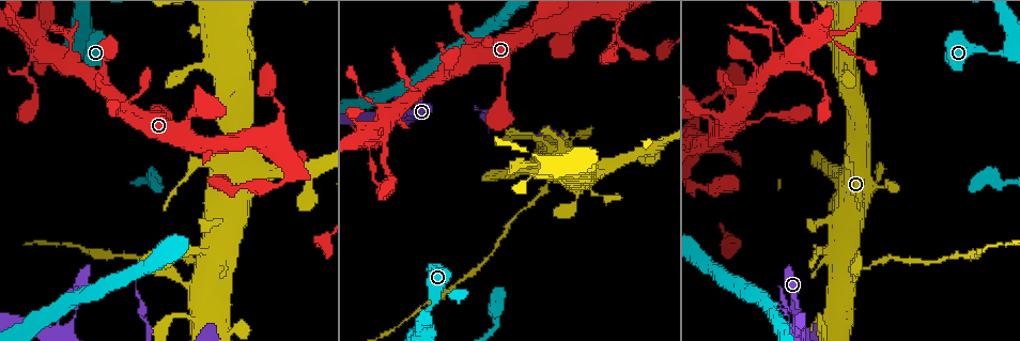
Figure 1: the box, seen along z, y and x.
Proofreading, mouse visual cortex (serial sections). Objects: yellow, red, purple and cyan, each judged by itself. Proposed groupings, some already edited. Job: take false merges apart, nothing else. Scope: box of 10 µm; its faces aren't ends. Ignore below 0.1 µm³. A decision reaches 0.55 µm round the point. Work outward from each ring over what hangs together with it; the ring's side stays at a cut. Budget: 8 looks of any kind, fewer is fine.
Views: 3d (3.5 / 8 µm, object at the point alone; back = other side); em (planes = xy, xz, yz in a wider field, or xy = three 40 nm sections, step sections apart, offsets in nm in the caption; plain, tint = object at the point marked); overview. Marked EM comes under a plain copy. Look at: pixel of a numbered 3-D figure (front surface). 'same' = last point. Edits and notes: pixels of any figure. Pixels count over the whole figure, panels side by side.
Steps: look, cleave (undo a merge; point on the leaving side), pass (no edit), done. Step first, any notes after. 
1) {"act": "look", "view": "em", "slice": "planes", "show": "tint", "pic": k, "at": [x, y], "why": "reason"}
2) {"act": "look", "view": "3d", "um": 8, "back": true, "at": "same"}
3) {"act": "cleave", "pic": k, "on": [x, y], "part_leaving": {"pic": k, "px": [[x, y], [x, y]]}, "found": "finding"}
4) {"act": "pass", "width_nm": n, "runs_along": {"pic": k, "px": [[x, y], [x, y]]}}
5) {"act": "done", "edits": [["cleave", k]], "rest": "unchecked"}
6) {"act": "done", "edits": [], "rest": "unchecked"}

{"act": "look", "view": "3d", "um": 3.5, "back": true, "pic": 1, "at": [375, 136], "why": "thin arm on a thick one"}

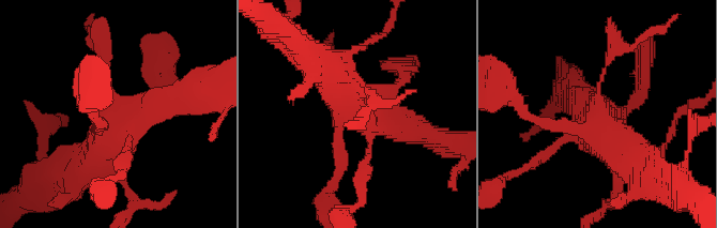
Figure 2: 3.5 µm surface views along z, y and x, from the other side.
{"act": "look", "view": "em", "slice": "xy", "step": 3, "show": "tint", "pic": 2, "at": [599, 111], "why": "now the EM"}

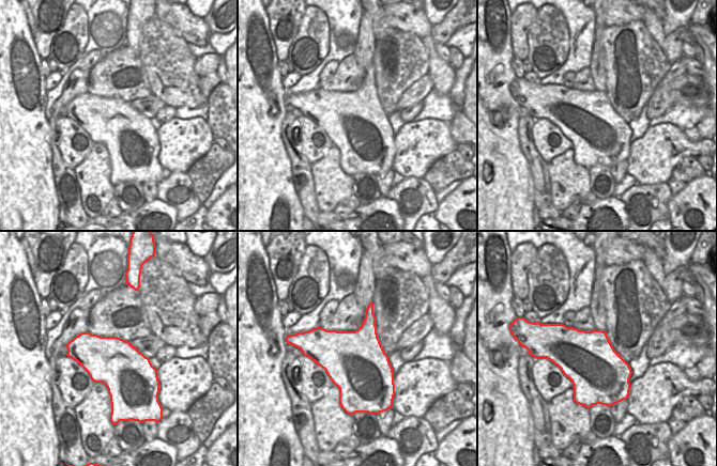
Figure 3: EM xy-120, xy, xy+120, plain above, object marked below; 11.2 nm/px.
{"act": "pass", "runs_along": {"pic": 2, "px": [[646, 175], [599, 128], [534, 119]]}, "found": "all the same cell"}

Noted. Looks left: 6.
{"act": "look", "view": "3d", "um": 3.5, "pic": 1, "at": [1000, 54], "why": "sharp bend"}

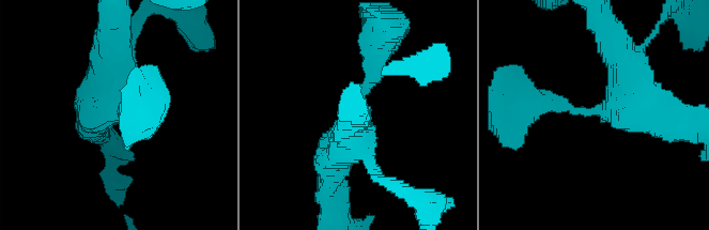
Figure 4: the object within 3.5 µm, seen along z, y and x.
{"act": "look", "view": "em", "slice": "xy", "step": 5, "show": "tint", "pic": 4, "at": [596, 110], "arms": 3, "arm_widths_nm": [300, 500, 500]}

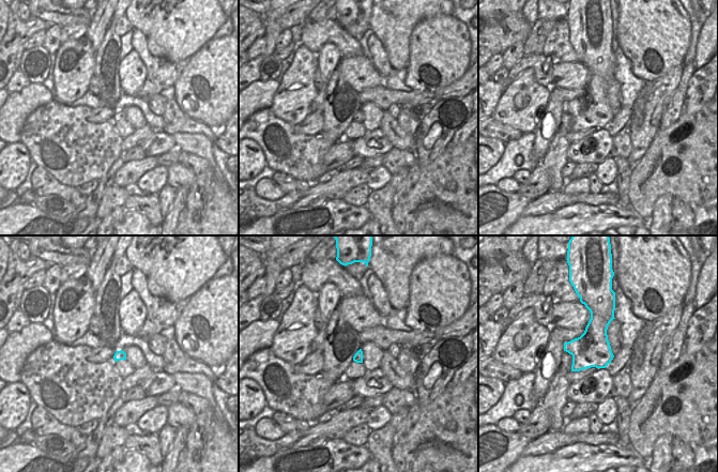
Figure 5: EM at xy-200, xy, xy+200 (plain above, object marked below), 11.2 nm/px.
{"act": "pass", "runs_along": {"pic": 4, "px": [[529, 104], [612, 110], [622, 61]]}, "found": "one cell here"}

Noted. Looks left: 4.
{"act": "look", "view": "3d", "um": 3.5, "pic": 1, "at": [865, 266], "why": "abrupt turn"}

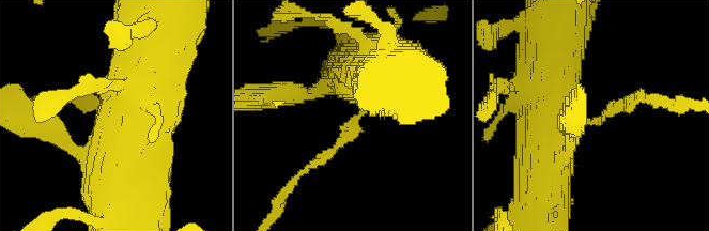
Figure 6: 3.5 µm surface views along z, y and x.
{"act": "look", "view": "em", "slice": "xy", "step": 2, "show": "tint", "pic": 6, "at": [358, 116]}

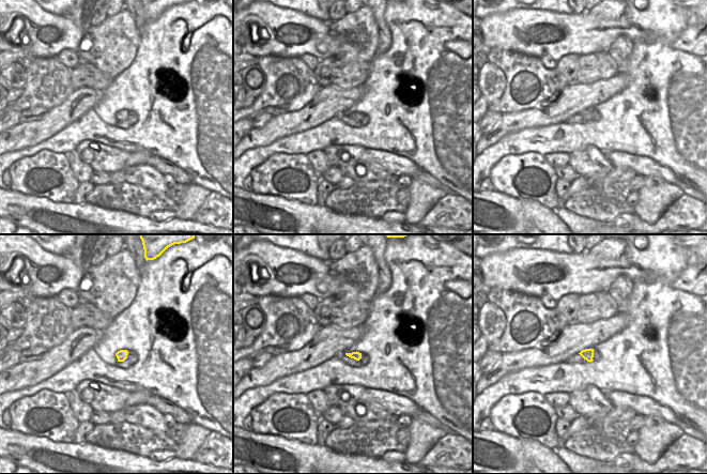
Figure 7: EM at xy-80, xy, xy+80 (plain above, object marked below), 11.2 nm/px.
{"act": "cleave", "pic": 6, "on": [340, 143], "width_nm": 100, "part_leaving": {"pic": 6, "px": [[356, 118], [353, 129], [288, 189]]}, "found": "a second cell is stuck on"}

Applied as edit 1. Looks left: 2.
{"act": "done", "edits": [["cleave", 6]], "rest": "unchecked"}

